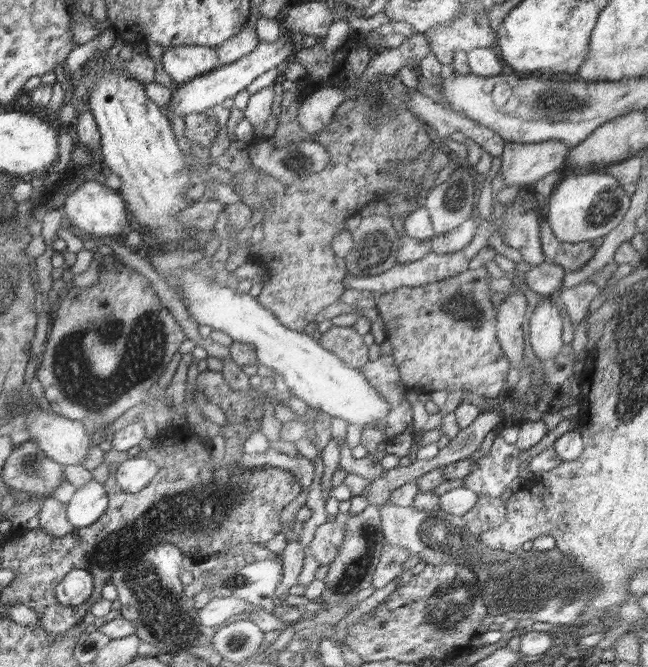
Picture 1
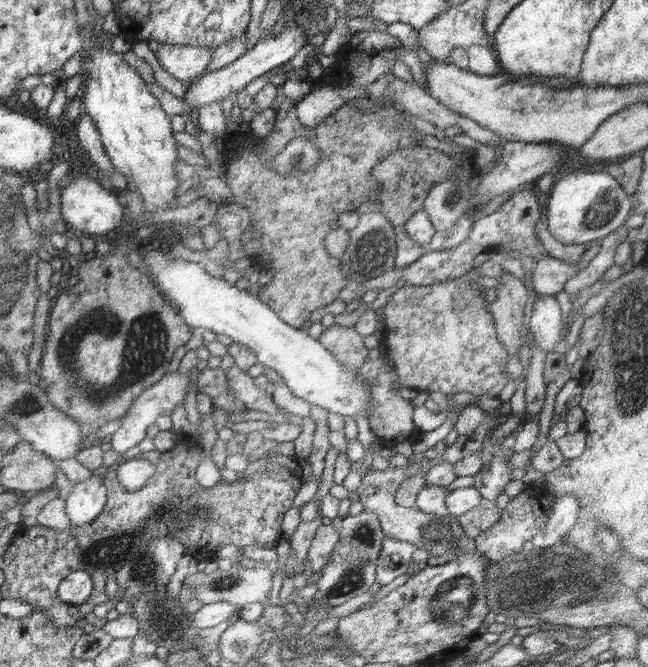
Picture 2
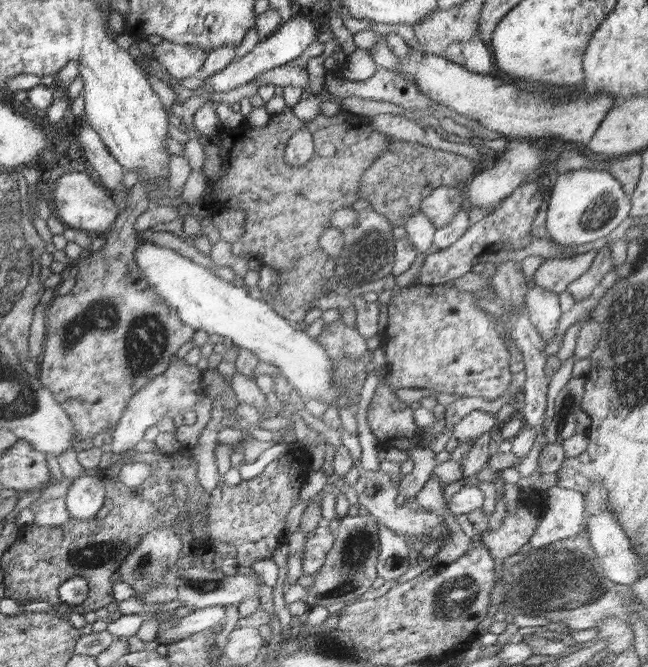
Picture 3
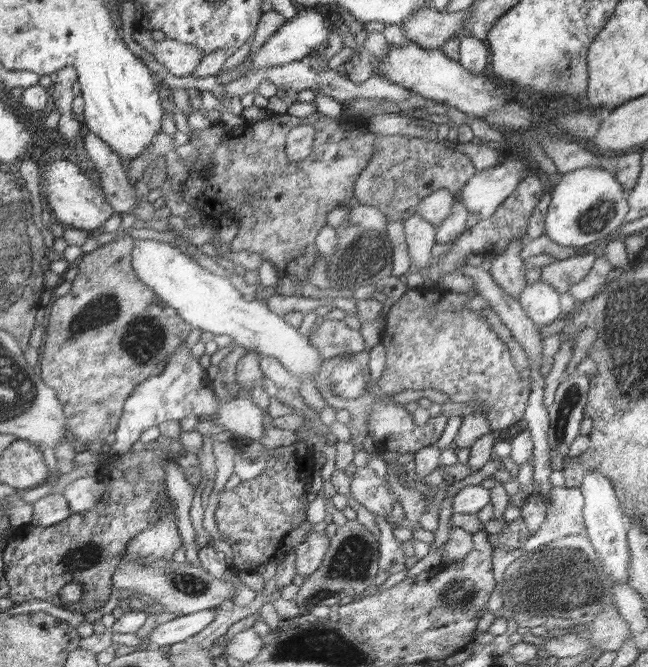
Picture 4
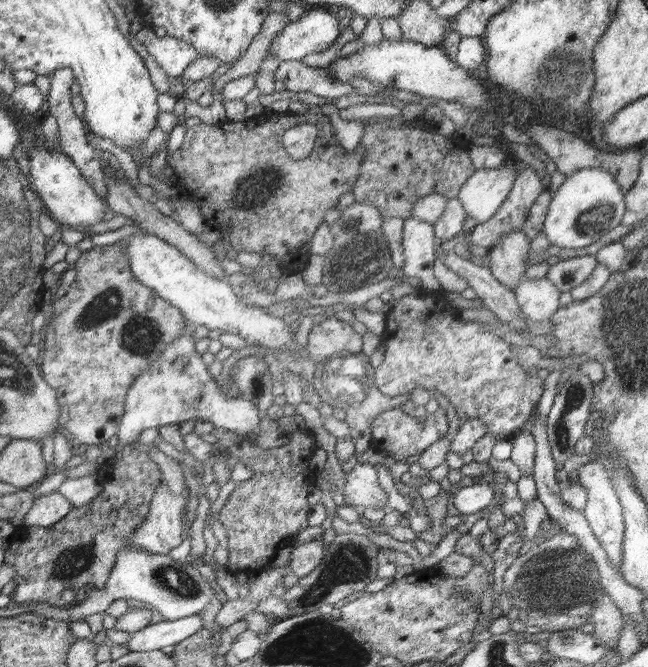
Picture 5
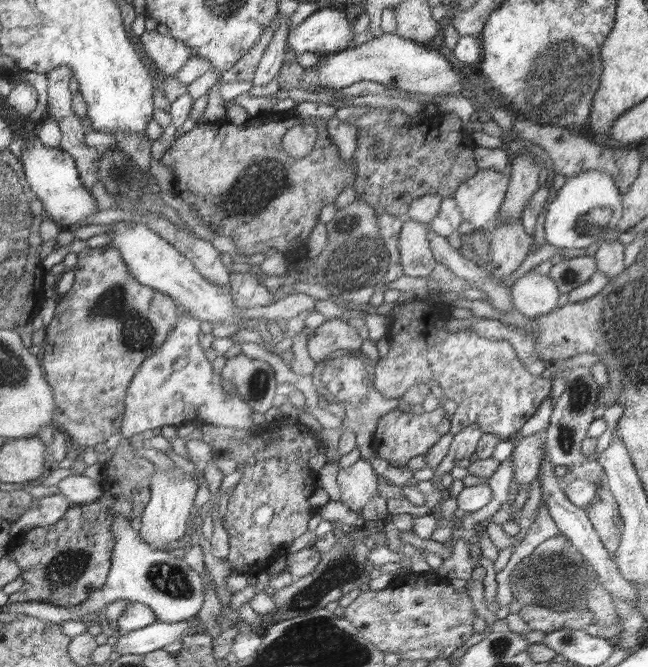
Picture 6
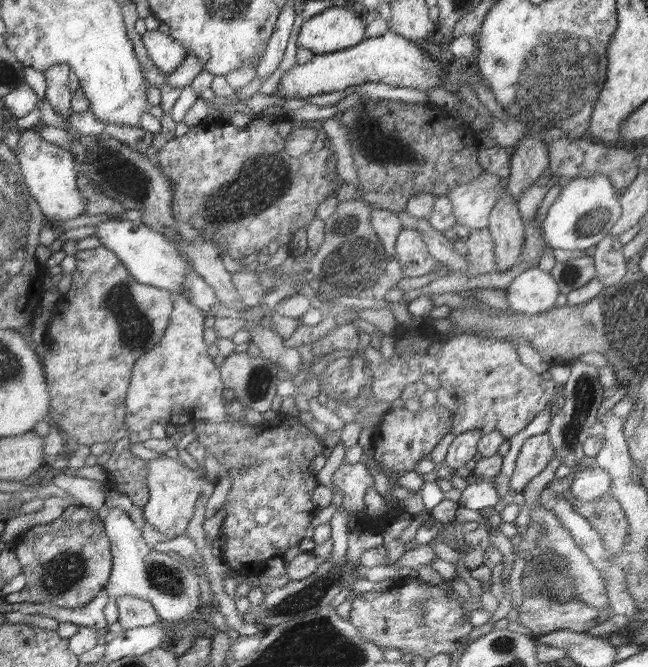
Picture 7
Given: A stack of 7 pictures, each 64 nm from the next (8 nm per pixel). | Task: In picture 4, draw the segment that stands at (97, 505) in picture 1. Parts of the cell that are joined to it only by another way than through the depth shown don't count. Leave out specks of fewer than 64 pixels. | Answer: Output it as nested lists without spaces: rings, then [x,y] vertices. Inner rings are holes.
[[[96,476],[81,477],[65,486],[63,495],[66,498],[70,513],[88,513],[101,500],[105,493],[105,484]]]

